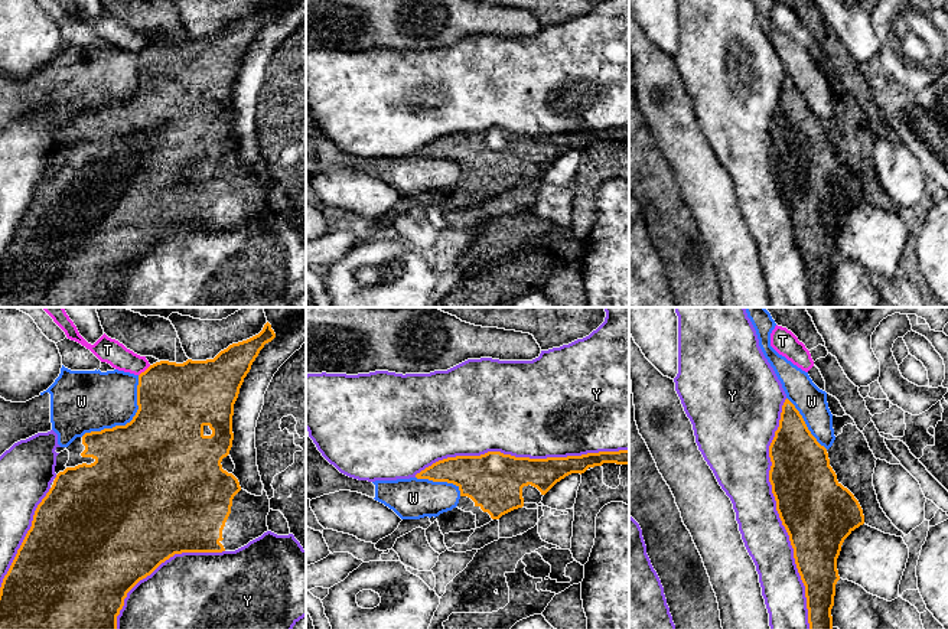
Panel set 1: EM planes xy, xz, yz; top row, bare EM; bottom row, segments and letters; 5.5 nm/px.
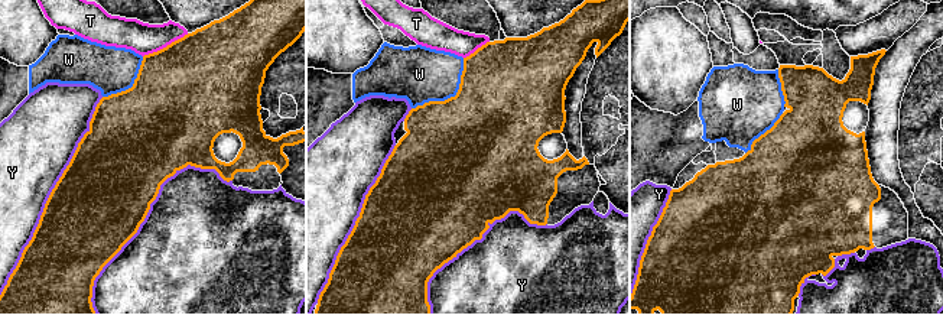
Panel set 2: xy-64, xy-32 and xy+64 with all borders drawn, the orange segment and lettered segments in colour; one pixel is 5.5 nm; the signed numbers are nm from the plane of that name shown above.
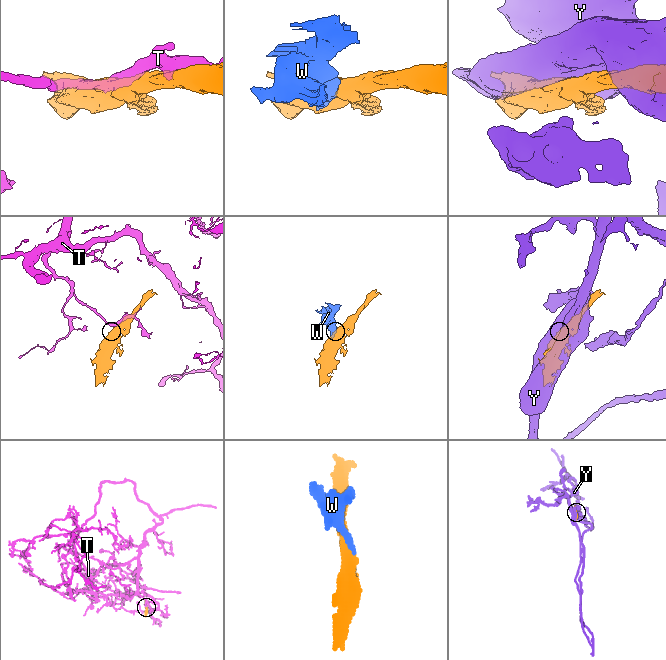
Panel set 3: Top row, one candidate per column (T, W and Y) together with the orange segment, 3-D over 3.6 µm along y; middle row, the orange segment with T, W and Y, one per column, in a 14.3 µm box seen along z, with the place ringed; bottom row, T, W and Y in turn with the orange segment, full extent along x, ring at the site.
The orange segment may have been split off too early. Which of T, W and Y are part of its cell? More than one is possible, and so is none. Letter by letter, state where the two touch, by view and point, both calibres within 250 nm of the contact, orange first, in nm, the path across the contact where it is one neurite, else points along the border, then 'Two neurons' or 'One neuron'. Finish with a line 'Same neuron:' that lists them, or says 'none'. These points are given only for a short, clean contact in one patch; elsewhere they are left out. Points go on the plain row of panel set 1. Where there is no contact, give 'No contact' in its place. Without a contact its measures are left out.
T: Touches orange at xy (146, 46). Thickness 420 nm (orange) against 140 nm. Two neurons
W: Touches orange at xy (127, 100). Thickness 500 nm (orange) against 340 nm. Two neurons
Y: Touches orange at yz (778, 189). Thickness 400 nm (orange) against 260 nm. Two neurons
Same neuron: none

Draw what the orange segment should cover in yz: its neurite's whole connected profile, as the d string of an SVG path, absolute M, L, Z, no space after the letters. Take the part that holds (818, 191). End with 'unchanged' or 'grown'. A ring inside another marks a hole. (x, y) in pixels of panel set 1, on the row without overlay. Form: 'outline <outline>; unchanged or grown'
outline M788 75L769 123L769 134L772 138L769 159L776 188L789 212L795 241L805 263L809 307L833 307L831 286L835 261L840 257L837 235L844 216L864 201L863 186L854 172L837 157L827 126L811 111Z; unchanged

